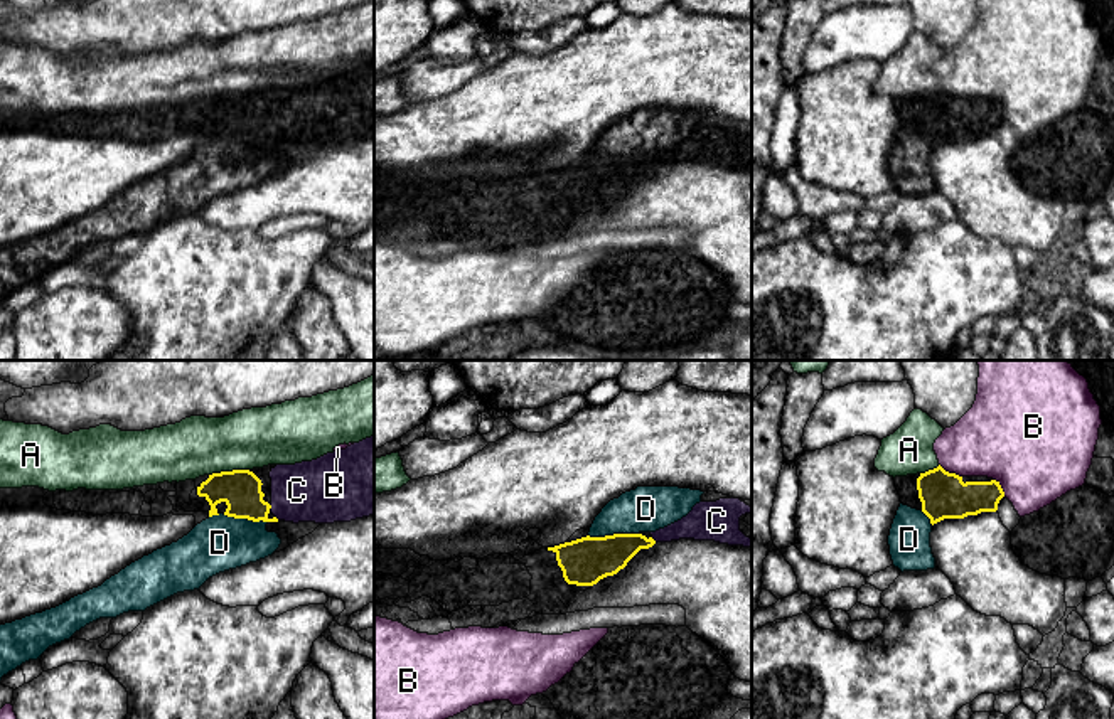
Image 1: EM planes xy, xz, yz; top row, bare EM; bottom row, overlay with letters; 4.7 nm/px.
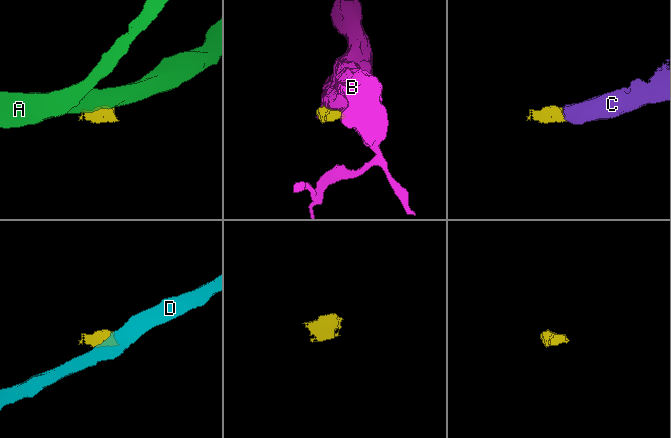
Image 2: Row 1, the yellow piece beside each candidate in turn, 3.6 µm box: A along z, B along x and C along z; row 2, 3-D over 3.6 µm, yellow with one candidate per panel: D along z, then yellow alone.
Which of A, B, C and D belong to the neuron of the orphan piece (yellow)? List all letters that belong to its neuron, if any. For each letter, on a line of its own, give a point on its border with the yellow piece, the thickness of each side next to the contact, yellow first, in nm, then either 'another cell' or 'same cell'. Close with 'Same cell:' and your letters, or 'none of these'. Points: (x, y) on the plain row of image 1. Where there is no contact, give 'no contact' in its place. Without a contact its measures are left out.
A: meets yellow in xy at (228, 95); 190 nm thick on the yellow side, 280 nm on the other; another cell
B: meets yellow in yz at (951, 96); 220 nm thick on the yellow side, 360 nm on the other; another cell
C: meets yellow in xz at (653, 162); 190 nm thick on the yellow side, 160 nm on the other; same cell
D: meets yellow in xz at (614, 157); 220 nm thick on the yellow side, 220 nm on the other; another cell
Same cell: C

